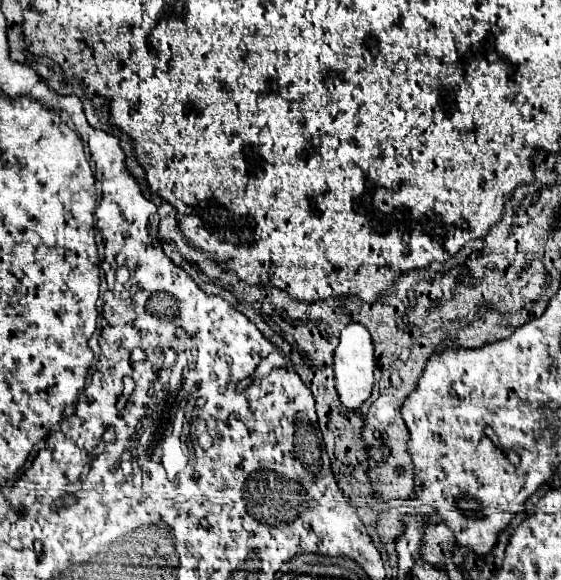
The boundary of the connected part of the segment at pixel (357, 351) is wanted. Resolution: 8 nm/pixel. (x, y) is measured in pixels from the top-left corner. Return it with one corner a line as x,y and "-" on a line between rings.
353,322
341,332
341,342
337,350
333,352
333,380
335,390
339,394
339,400
345,408
357,410
369,396
373,386
373,370
375,370
375,358
373,358
373,342
371,334
365,326

